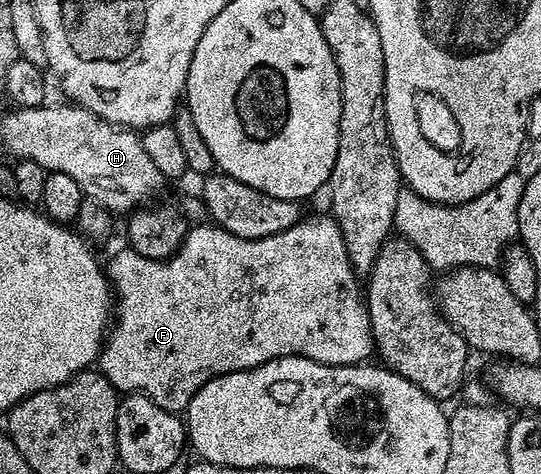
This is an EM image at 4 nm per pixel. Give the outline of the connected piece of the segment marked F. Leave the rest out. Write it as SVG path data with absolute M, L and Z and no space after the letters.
M330 215L304 216L293 227L277 231L277 235L265 235L261 239L241 239L214 223L195 223L188 228L177 252L164 261L145 259L145 255L137 255L137 251L129 247L122 248L105 261L107 280L113 286L113 324L106 334L97 362L98 372L103 373L105 379L109 379L111 386L120 394L140 393L153 399L157 407L170 413L182 414L193 399L193 395L197 395L197 391L201 391L201 387L214 377L236 373L242 369L252 369L278 357L308 357L322 365L357 365L366 362L370 358L367 356L372 356L371 320L367 314L364 294L361 292L361 281L349 263L349 255L345 251L345 239L341 235L339 225Z

